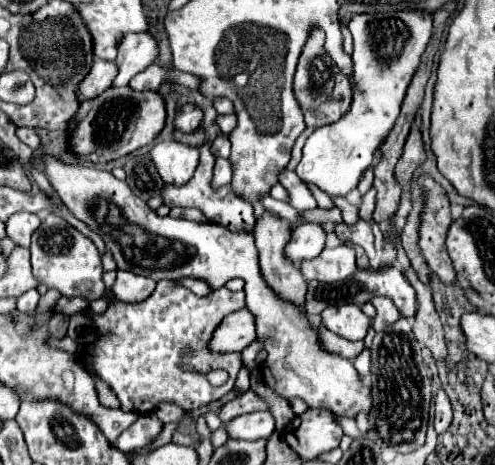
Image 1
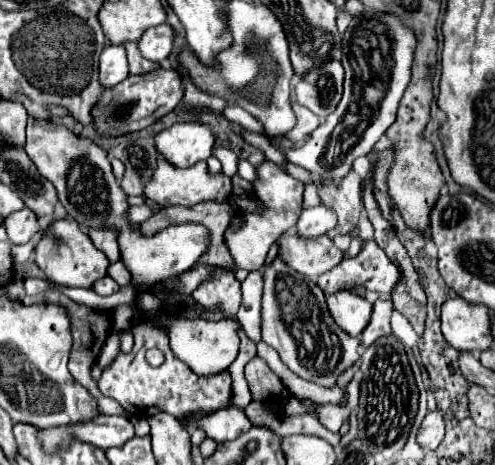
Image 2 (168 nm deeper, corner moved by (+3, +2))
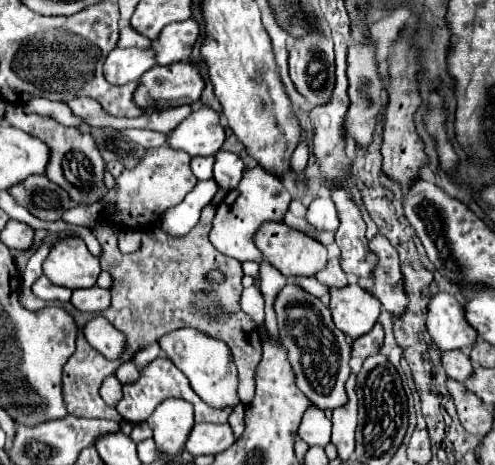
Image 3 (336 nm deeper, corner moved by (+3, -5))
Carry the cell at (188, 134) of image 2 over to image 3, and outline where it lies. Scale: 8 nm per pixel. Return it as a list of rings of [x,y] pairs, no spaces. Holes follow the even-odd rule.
[[[198,105],[170,135],[168,145],[172,149],[182,149],[190,157],[194,155],[214,155],[220,151],[226,139],[220,113],[210,105]]]

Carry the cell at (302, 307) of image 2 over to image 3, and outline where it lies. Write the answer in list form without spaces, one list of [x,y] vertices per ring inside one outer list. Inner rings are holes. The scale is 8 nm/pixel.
[[[292,281],[286,283],[286,287],[278,293],[276,303],[274,303],[274,311],[278,315],[278,331],[280,331],[280,339],[284,343],[284,347],[288,349],[290,355],[290,363],[294,367],[296,373],[296,383],[298,389],[304,391],[304,395],[322,411],[330,409],[338,409],[342,405],[348,403],[348,395],[346,395],[346,379],[350,375],[350,345],[344,341],[346,335],[334,325],[328,307],[318,299],[308,295],[306,291],[302,291],[300,287],[296,287]]]

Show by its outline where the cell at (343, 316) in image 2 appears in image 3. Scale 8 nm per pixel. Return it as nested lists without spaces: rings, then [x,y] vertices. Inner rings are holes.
[[[346,285],[346,287],[330,287],[330,311],[332,311],[332,319],[336,323],[336,327],[340,331],[344,331],[346,335],[350,335],[352,339],[360,337],[362,333],[370,331],[380,315],[382,305],[378,303],[378,299],[374,295],[370,295],[368,291],[364,291],[360,285]]]

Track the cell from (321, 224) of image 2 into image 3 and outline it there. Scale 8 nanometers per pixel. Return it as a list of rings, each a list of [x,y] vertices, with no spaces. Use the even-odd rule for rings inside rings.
[[[318,197],[310,203],[306,211],[306,219],[312,227],[316,229],[326,229],[326,231],[336,231],[340,221],[338,221],[338,211],[336,205],[330,197]]]

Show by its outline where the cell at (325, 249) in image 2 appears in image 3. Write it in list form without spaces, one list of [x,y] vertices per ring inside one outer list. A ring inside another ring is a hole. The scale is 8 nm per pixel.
[[[266,221],[260,225],[260,229],[254,235],[254,245],[262,251],[264,259],[274,265],[284,277],[292,277],[292,275],[316,275],[316,271],[326,267],[326,247],[322,243],[318,243],[316,239],[308,237],[306,233],[288,227],[286,223],[278,223],[278,221]]]

